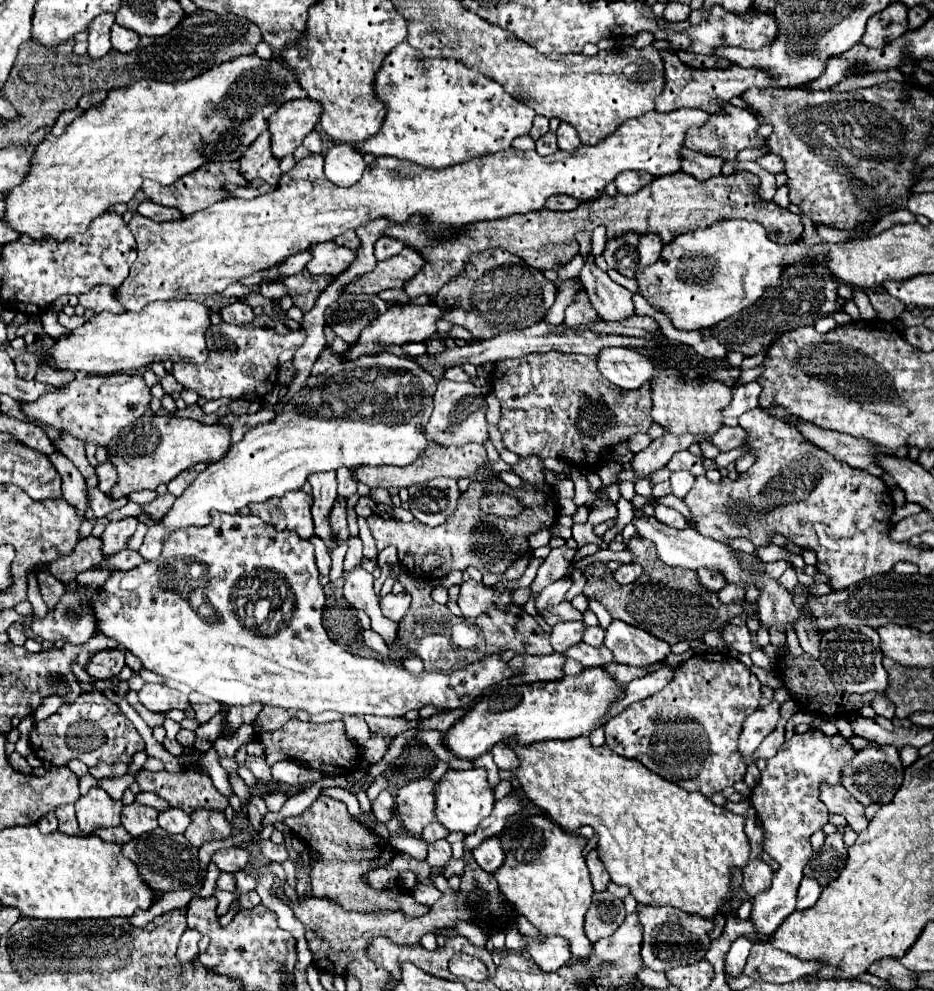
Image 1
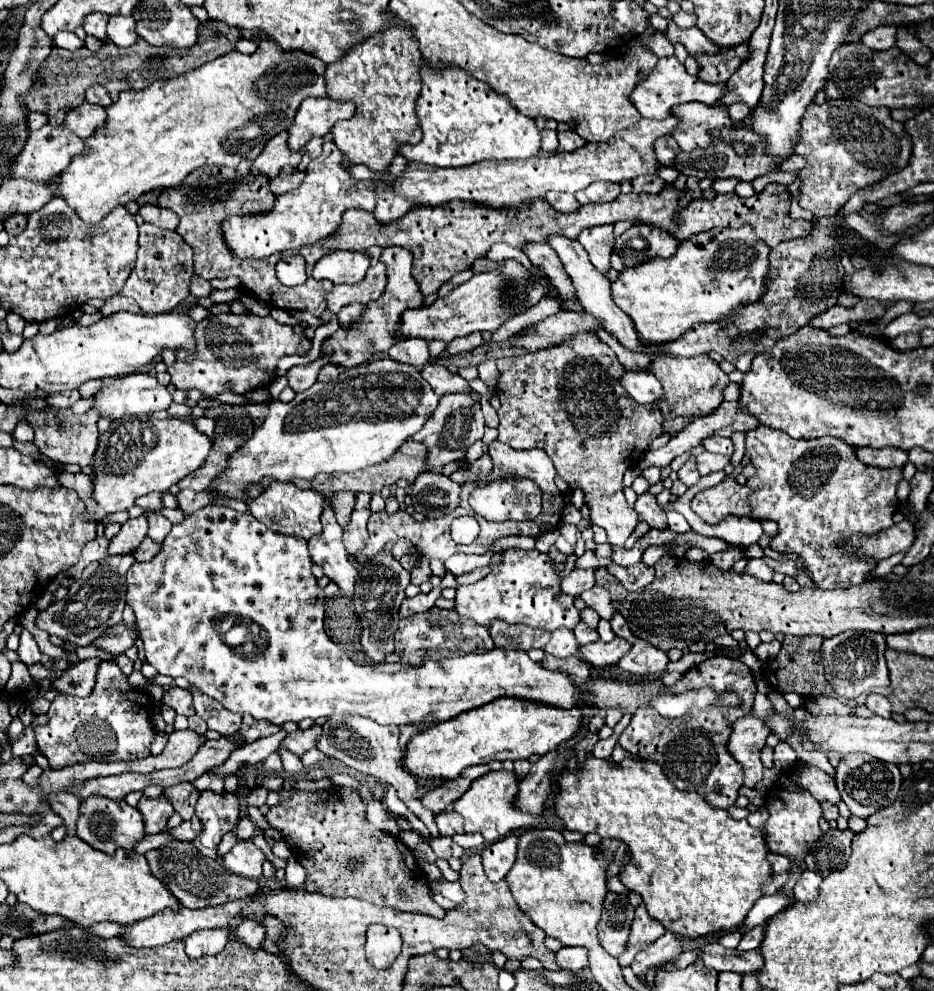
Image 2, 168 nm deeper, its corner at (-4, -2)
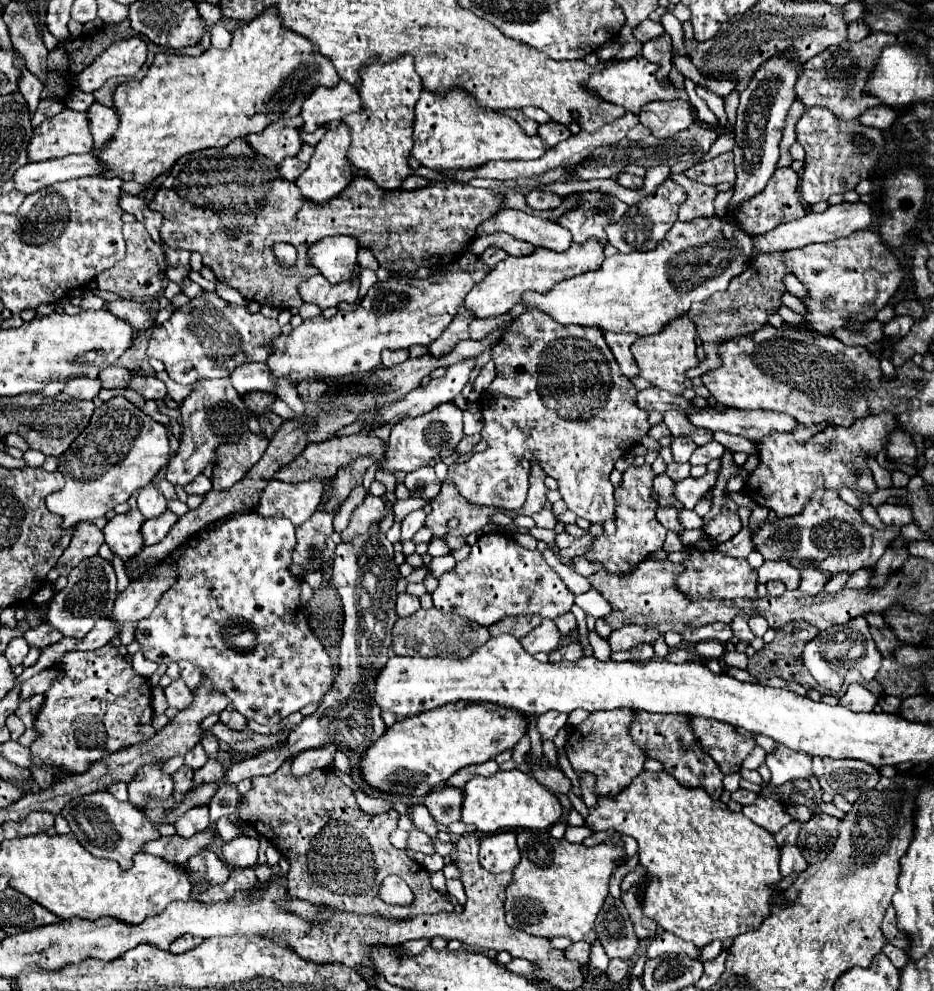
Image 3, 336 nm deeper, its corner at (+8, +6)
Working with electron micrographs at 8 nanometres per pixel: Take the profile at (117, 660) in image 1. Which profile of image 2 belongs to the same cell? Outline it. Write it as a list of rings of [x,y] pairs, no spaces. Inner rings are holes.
[[[89,658],[83,662],[77,662],[73,668],[69,668],[63,678],[55,680],[53,686],[61,694],[71,694],[71,696],[89,696],[93,686],[95,686],[95,674],[99,670],[99,658]]]

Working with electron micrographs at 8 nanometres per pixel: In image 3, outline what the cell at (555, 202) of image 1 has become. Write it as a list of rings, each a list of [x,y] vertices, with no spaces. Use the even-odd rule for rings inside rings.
[[[533,190],[533,192],[529,192],[529,194],[525,196],[525,202],[527,202],[527,206],[529,206],[531,210],[541,212],[541,210],[557,208],[557,206],[563,202],[563,198],[557,196],[557,194],[553,194],[551,190]]]

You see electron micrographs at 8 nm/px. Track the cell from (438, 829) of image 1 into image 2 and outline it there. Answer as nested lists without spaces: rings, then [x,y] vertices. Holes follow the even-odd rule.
[[[445,810],[443,814],[435,816],[435,822],[441,836],[455,836],[463,832],[463,818],[459,818],[459,814],[453,814],[453,810]]]

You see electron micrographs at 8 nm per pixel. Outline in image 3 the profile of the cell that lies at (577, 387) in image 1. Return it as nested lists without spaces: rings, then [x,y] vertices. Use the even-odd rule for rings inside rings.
[[[527,310],[513,320],[491,356],[495,360],[497,378],[491,382],[489,390],[481,394],[485,422],[481,438],[487,442],[487,450],[473,454],[461,466],[457,464],[453,480],[459,494],[473,504],[519,510],[527,496],[531,462],[537,462],[547,476],[559,482],[561,498],[579,518],[591,524],[603,524],[613,518],[615,498],[609,474],[615,462],[627,454],[631,446],[641,442],[651,426],[647,412],[635,402],[637,388],[621,374],[603,332],[599,328],[561,326],[539,310]]]

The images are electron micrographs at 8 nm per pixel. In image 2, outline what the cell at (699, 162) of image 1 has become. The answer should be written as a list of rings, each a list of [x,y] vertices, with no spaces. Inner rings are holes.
[[[671,136],[659,138],[659,140],[655,142],[655,152],[657,152],[657,158],[659,158],[659,162],[661,162],[663,166],[673,166],[675,160],[677,160],[677,156],[681,154],[679,144],[677,144],[675,138],[671,138]]]

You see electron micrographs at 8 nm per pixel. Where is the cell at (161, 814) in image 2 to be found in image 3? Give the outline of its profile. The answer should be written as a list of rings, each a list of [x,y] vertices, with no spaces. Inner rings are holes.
[[[163,762],[159,766],[143,766],[129,782],[129,802],[137,808],[143,808],[147,796],[167,798],[173,792],[171,774],[163,772]]]

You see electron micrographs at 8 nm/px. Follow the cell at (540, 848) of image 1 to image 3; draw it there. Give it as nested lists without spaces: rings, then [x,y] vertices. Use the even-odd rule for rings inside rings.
[[[523,830],[517,834],[517,844],[521,848],[521,862],[513,870],[513,884],[507,888],[507,924],[515,930],[523,930],[535,936],[567,936],[571,940],[593,942],[597,936],[595,918],[609,894],[609,878],[625,858],[623,846],[597,844],[589,848],[585,844],[571,844],[565,838],[557,840],[549,834],[549,830]]]

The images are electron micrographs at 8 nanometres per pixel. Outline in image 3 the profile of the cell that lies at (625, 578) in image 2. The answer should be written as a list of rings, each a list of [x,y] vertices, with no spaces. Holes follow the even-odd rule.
[[[643,464],[639,468],[631,466],[629,470],[623,472],[621,484],[615,488],[615,522],[617,522],[617,532],[608,536],[602,534],[597,536],[591,544],[591,548],[585,552],[589,560],[599,560],[605,564],[609,572],[615,574],[625,574],[627,570],[635,568],[643,558],[647,558],[651,552],[661,550],[667,530],[657,522],[655,510],[657,502],[653,500],[653,478],[655,472],[649,464]]]

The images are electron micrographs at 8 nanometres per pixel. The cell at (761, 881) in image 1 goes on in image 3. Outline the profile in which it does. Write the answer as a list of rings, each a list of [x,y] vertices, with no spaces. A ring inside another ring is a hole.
[[[793,820],[791,824],[783,826],[783,830],[779,830],[779,832],[775,834],[777,844],[779,844],[779,846],[783,846],[783,844],[787,844],[787,842],[789,842],[789,844],[795,844],[801,826],[803,826],[803,822],[799,822],[799,820]]]

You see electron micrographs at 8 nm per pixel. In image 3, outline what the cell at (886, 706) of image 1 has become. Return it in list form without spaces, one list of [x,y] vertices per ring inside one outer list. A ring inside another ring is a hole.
[[[851,684],[847,688],[847,692],[839,698],[839,704],[849,708],[851,712],[871,712],[877,704],[877,698],[869,690],[865,690],[863,686]]]

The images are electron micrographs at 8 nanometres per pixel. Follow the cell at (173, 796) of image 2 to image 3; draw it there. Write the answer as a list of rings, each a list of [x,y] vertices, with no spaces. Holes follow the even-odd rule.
[[[181,766],[175,774],[173,774],[173,782],[175,782],[175,798],[181,798],[191,786],[193,786],[193,770],[189,766]]]

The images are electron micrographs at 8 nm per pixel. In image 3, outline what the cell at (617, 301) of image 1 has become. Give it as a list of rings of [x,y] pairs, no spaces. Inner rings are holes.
[[[579,192],[581,200],[567,208],[557,220],[563,228],[573,234],[573,242],[583,244],[587,238],[597,236],[601,242],[607,242],[605,226],[619,222],[627,212],[627,204],[615,196],[593,192]]]

